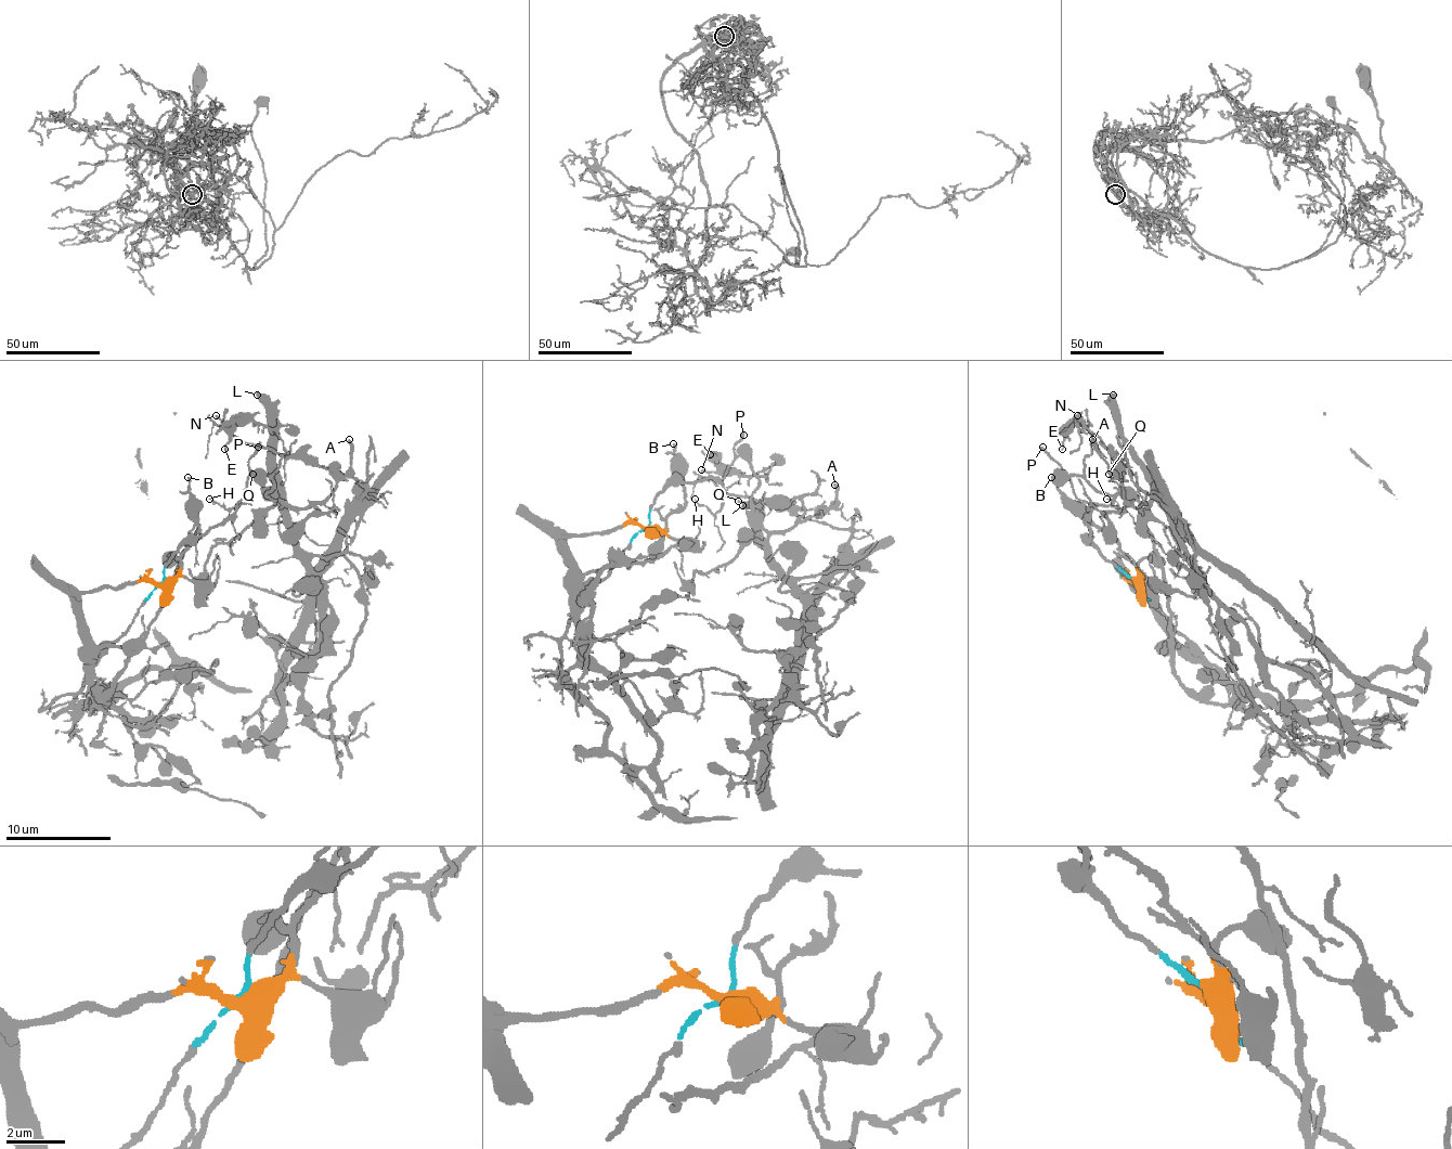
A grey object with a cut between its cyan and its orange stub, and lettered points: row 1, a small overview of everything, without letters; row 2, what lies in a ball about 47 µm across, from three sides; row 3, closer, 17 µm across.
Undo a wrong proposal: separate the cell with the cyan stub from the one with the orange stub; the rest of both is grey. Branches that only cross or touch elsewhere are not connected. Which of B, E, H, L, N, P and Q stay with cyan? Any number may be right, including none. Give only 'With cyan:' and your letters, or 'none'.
With cyan: H, P

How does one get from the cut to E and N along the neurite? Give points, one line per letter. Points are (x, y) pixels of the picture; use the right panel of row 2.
E: (1137, 584), (1155, 544), (1190, 573), (1181, 544), (1150, 504), (1100, 494), (1081, 423), (1062, 449)
N: (1137, 584), (1155, 544), (1176, 573), (1190, 563), (1150, 504), (1086, 480), (1078, 414)

